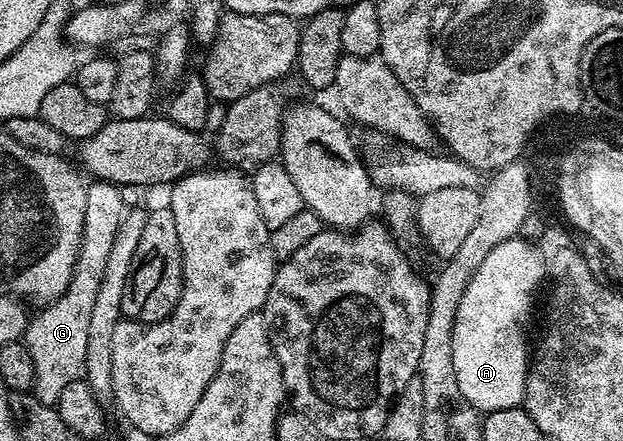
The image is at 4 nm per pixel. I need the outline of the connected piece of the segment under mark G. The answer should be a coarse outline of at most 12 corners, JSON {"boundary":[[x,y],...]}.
{"boundary":[[87,187],[64,295],[28,321],[32,393],[54,407],[85,374],[86,337],[127,204]]}

